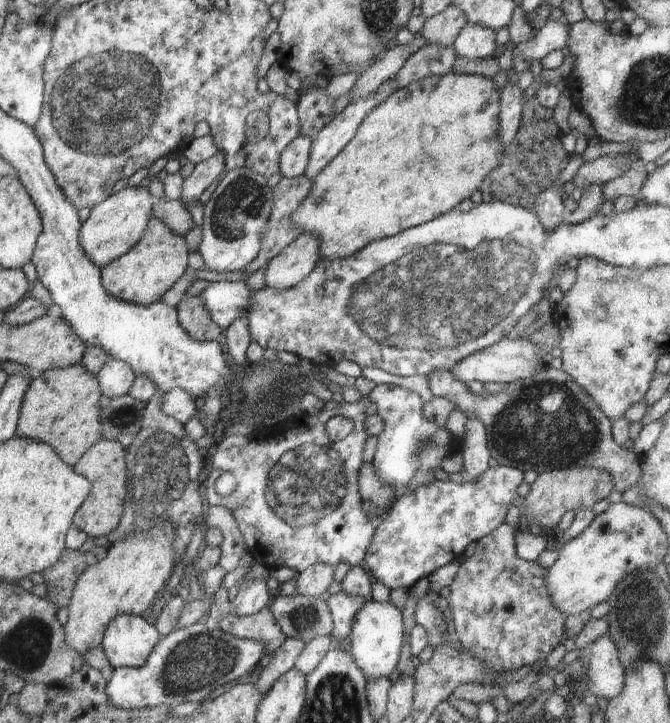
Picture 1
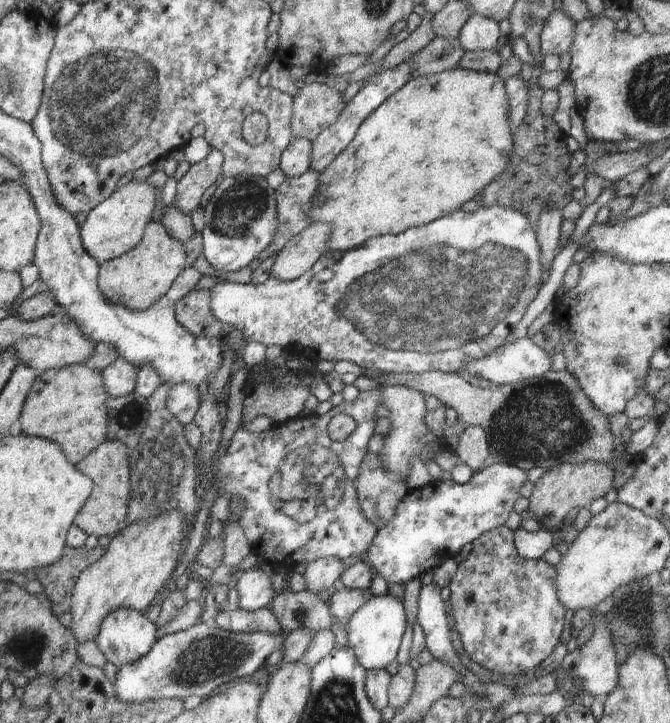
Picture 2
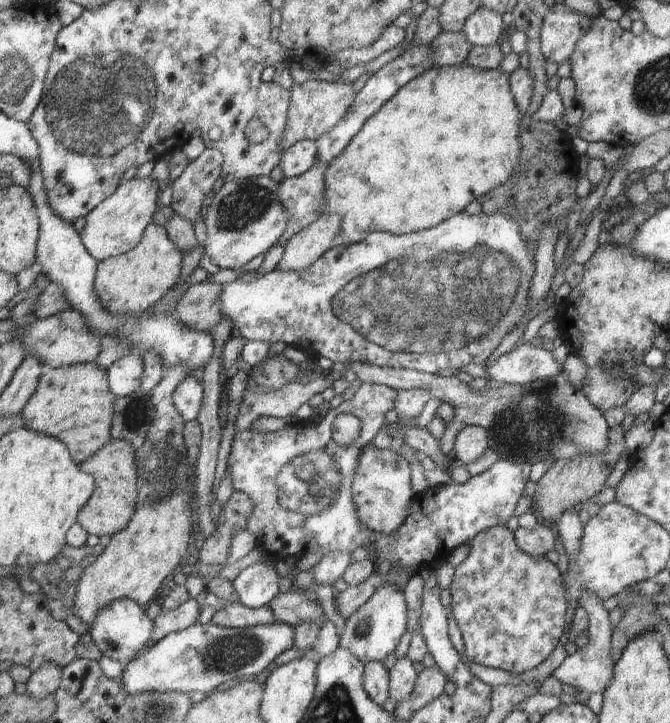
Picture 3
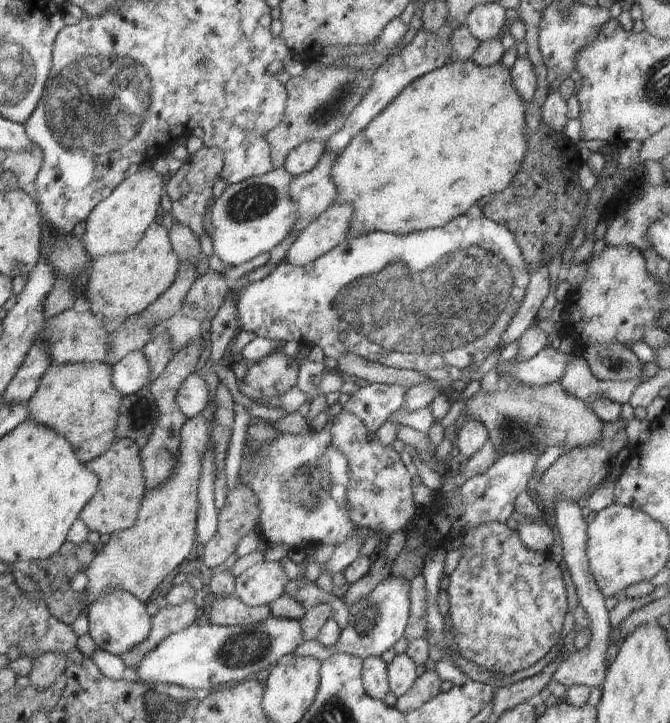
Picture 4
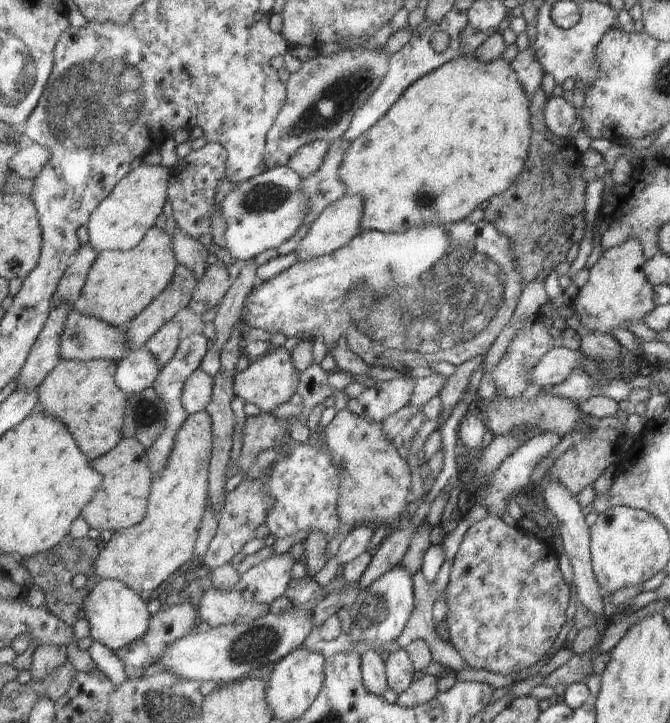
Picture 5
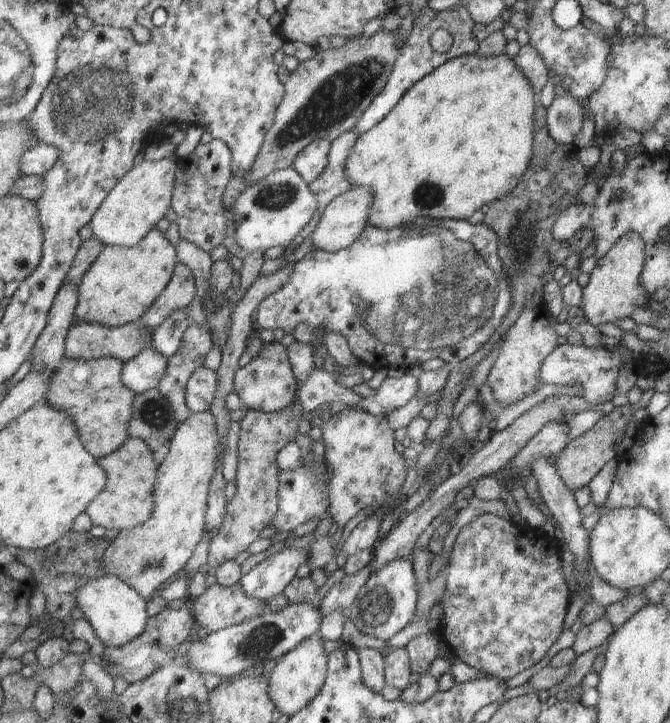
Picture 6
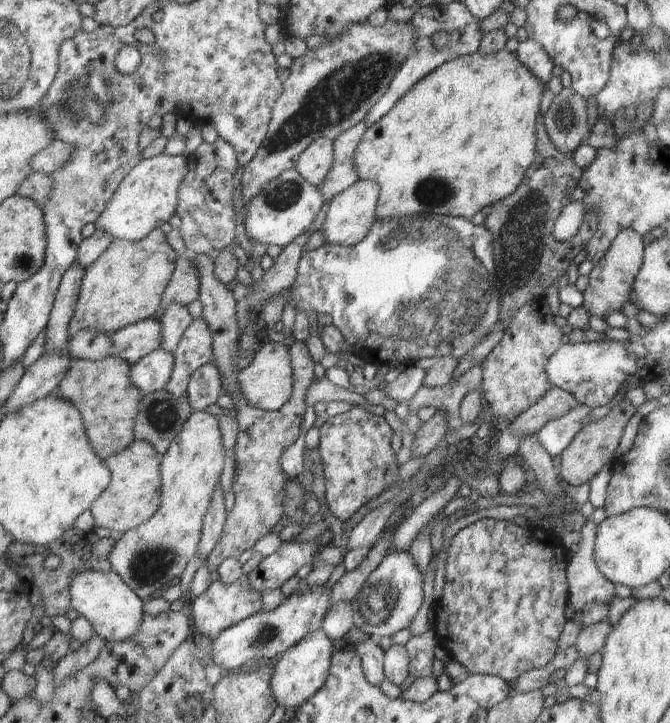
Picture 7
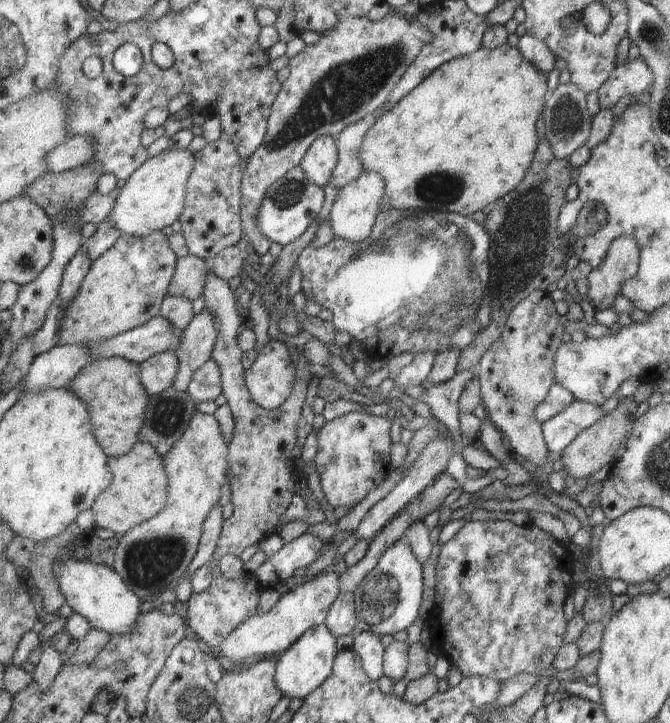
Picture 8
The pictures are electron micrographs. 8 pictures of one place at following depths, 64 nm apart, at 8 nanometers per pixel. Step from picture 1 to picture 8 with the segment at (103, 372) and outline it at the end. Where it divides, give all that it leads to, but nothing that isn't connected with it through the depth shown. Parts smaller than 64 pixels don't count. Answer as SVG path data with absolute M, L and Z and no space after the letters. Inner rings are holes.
M174 351L154 354L146 362L139 364L138 378L148 395L155 395L168 390L174 384L178 372L178 358Z

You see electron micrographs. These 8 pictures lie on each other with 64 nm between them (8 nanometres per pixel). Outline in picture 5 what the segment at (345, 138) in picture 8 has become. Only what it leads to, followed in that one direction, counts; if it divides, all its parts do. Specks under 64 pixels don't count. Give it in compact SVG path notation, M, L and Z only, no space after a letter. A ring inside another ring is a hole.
M348 140L332 141L329 143L326 158L320 166L320 170L308 178L302 179L300 188L302 194L308 196L308 214L304 218L304 224L314 222L328 204L336 202L340 197L346 194L346 186L340 180L340 164L346 156L346 150L350 148Z

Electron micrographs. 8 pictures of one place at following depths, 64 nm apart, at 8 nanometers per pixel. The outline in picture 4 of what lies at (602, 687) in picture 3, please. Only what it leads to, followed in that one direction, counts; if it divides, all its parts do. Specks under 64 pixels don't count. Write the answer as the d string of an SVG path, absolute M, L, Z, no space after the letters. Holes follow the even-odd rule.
M560 498L556 502L552 500L552 510L558 532L560 532L563 560L566 562L572 582L574 582L574 588L576 588L579 600L578 604L586 610L588 620L590 620L589 629L592 632L590 644L564 660L554 671L553 679L567 688L574 686L574 684L582 684L582 686L588 686L590 689L601 688L602 684L604 684L604 678L606 678L606 670L608 670L606 650L610 645L611 627L609 611L605 606L605 598L598 590L598 586L596 586L596 582L592 580L592 574L590 574L590 566L588 564L588 524L582 517L581 508L578 504L568 500L568 498Z

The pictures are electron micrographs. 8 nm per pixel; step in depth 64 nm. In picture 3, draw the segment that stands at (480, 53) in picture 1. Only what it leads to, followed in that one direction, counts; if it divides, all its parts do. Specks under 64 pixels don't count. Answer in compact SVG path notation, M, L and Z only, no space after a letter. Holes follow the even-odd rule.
M480 8L468 16L462 32L472 46L488 47L496 45L505 29L502 15Z

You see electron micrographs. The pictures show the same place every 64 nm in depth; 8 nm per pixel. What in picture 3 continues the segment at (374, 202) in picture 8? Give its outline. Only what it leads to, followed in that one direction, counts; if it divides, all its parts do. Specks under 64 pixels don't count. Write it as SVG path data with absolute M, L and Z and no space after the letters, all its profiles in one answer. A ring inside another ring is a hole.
M321 215L286 245L277 270L298 273L315 264L324 252L338 244L339 215Z

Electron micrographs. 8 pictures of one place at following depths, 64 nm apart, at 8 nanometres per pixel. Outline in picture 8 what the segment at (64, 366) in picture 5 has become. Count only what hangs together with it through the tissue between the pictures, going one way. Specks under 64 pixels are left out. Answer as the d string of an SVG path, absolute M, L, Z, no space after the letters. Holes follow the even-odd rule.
M124 357L96 359L86 364L78 376L67 384L90 414L90 426L94 438L106 457L119 457L128 454L138 442L140 428L144 424L144 412L148 406L149 395L138 378L140 366Z

